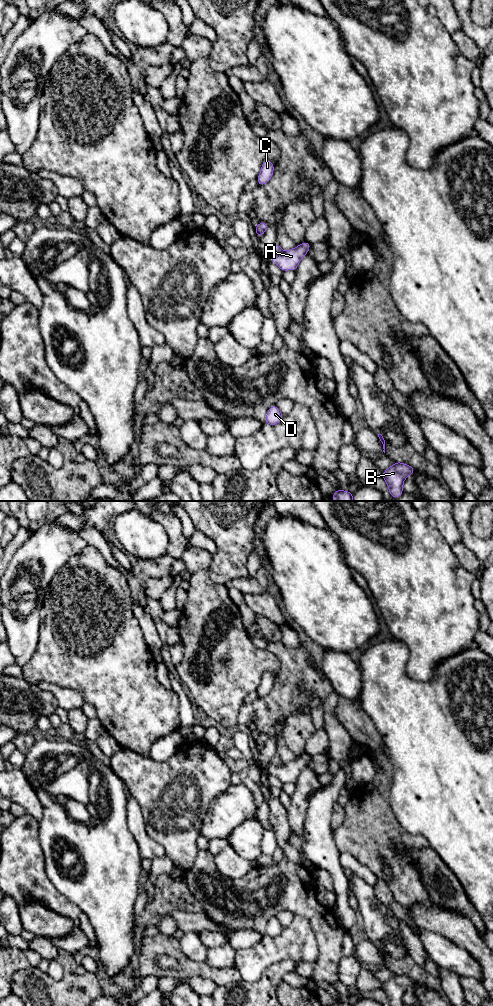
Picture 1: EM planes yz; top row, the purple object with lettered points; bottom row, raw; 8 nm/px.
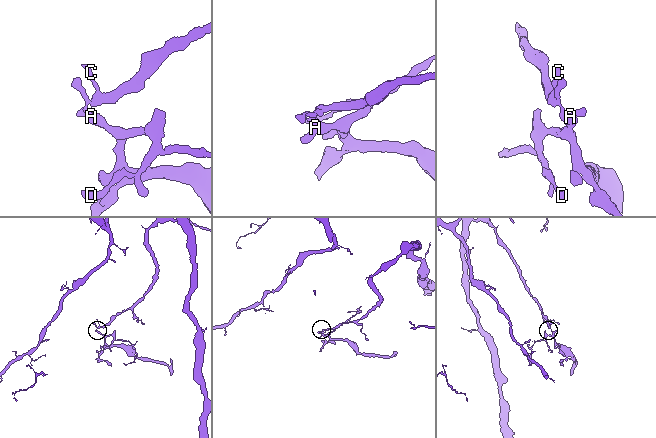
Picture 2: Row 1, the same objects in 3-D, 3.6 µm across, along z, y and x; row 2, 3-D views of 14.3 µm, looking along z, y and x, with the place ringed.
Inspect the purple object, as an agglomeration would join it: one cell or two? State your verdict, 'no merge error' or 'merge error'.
merge error

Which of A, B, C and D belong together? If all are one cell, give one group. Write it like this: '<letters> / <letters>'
A B D / C

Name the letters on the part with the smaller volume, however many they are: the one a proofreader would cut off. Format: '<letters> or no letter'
A, B, D

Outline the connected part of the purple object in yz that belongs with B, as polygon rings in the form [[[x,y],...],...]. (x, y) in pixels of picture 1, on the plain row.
[[[395,974],[384,982],[382,990],[385,992],[390,1006],[403,1006],[403,995],[408,987],[414,987],[415,980],[402,975]]]

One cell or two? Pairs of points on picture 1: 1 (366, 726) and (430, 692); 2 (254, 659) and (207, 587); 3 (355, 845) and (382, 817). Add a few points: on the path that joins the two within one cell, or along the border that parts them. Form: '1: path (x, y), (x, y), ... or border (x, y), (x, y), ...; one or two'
1: border (361, 707), (384, 743); two
2: path (215, 679), (204, 687), (187, 673), (201, 626); one
3: path (362, 838), (375, 824); one

